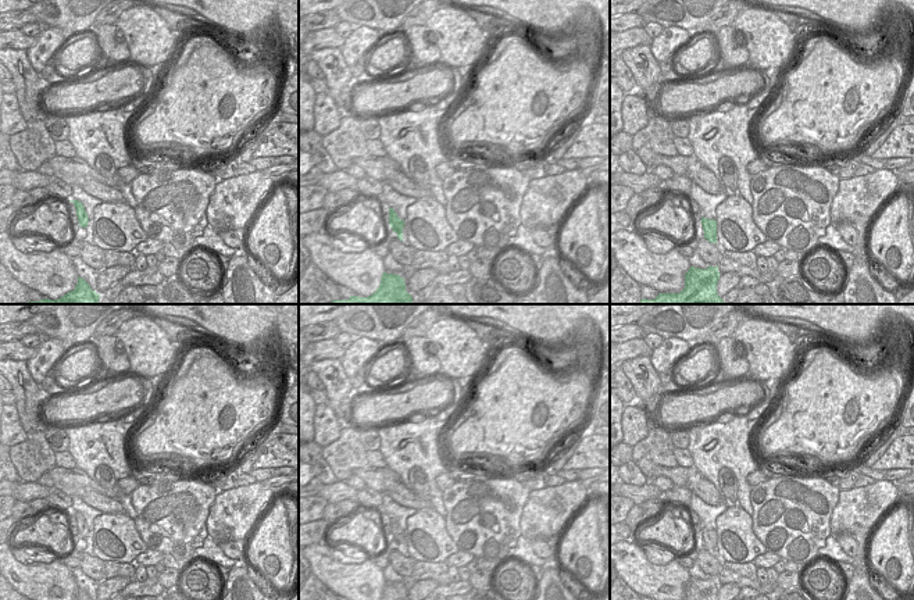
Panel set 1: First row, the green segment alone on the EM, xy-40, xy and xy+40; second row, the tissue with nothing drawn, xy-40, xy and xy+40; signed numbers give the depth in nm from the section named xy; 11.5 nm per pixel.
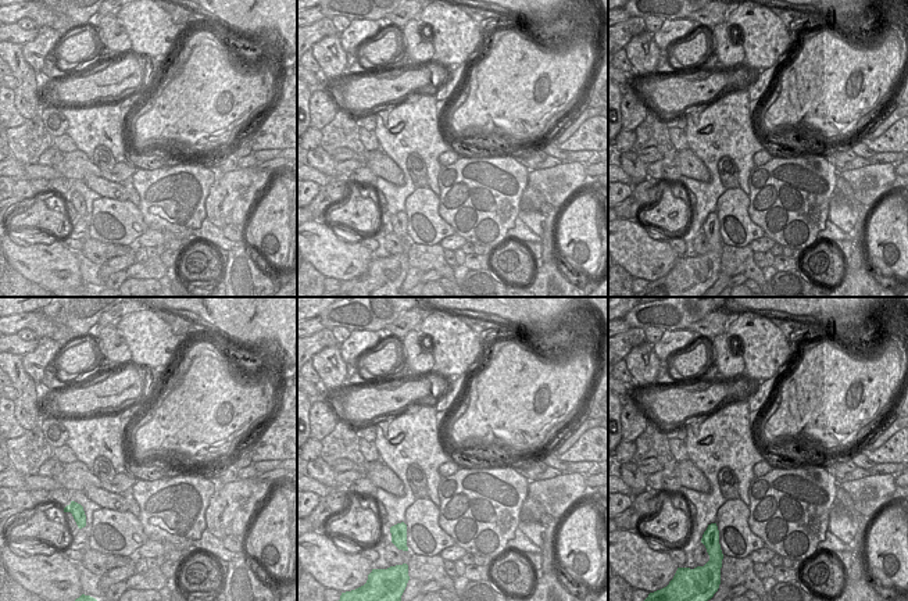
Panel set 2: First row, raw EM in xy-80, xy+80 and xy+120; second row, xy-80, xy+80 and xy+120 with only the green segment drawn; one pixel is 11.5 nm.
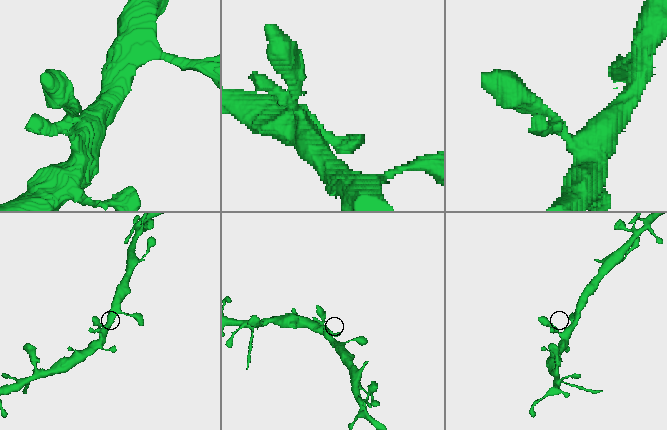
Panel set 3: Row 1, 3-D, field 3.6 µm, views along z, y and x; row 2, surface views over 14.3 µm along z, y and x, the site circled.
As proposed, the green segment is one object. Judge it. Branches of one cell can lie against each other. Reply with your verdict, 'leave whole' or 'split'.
leave whole

